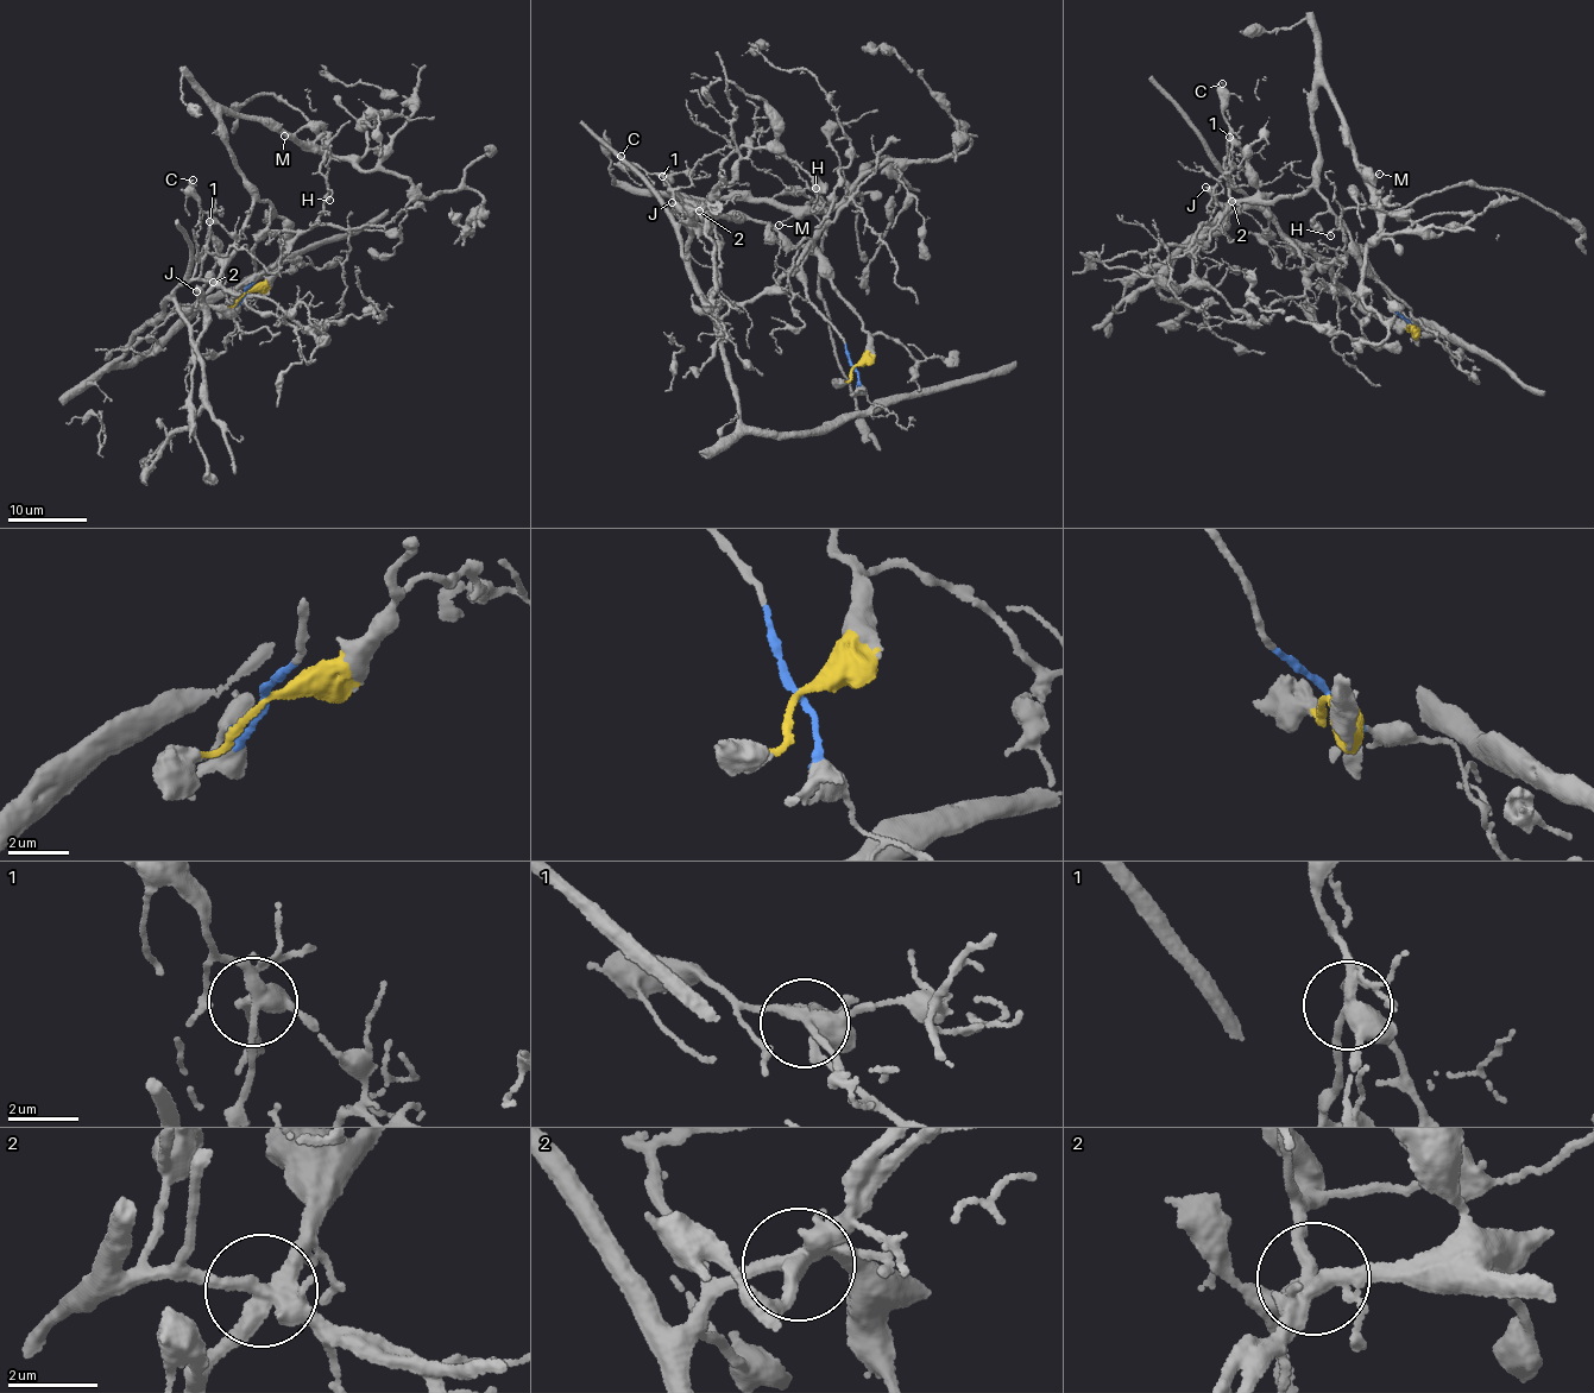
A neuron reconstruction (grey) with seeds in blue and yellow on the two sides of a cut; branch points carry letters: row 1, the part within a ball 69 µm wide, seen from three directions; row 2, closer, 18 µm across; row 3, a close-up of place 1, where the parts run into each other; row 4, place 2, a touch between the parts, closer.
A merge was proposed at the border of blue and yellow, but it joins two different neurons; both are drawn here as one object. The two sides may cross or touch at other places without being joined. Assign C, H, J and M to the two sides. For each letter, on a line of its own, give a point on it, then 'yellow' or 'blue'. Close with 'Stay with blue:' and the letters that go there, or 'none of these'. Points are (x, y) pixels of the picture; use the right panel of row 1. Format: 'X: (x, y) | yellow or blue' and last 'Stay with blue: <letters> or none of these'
C: (1222, 83) | blue
H: (1330, 235) | blue
J: (1205, 187) | yellow
M: (1379, 174) | yellow
Stay with blue: C, H

